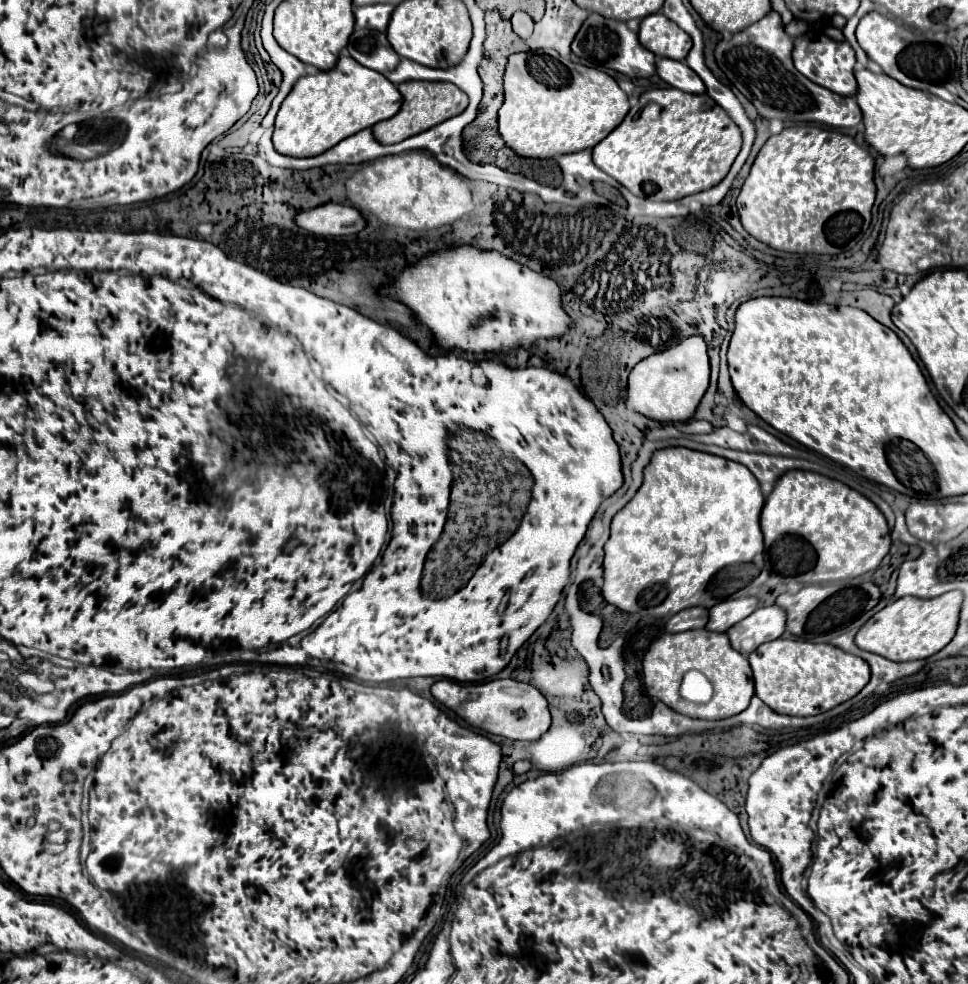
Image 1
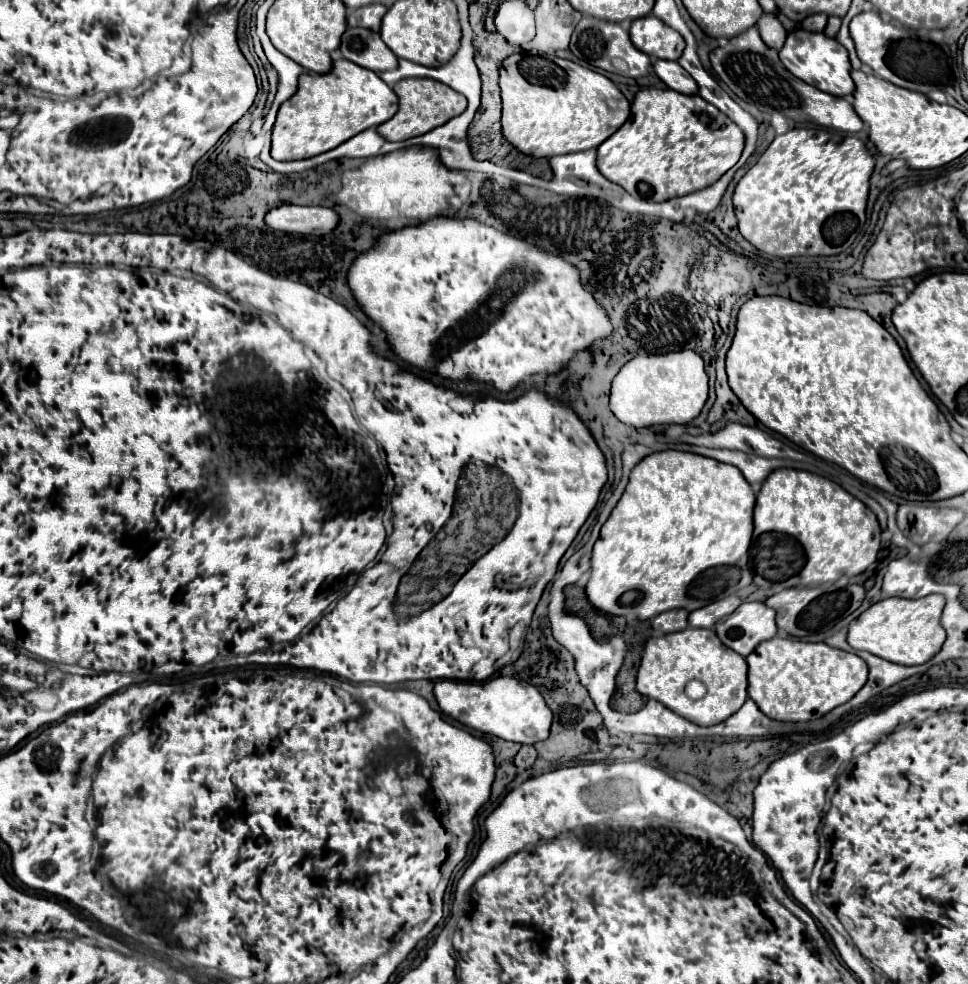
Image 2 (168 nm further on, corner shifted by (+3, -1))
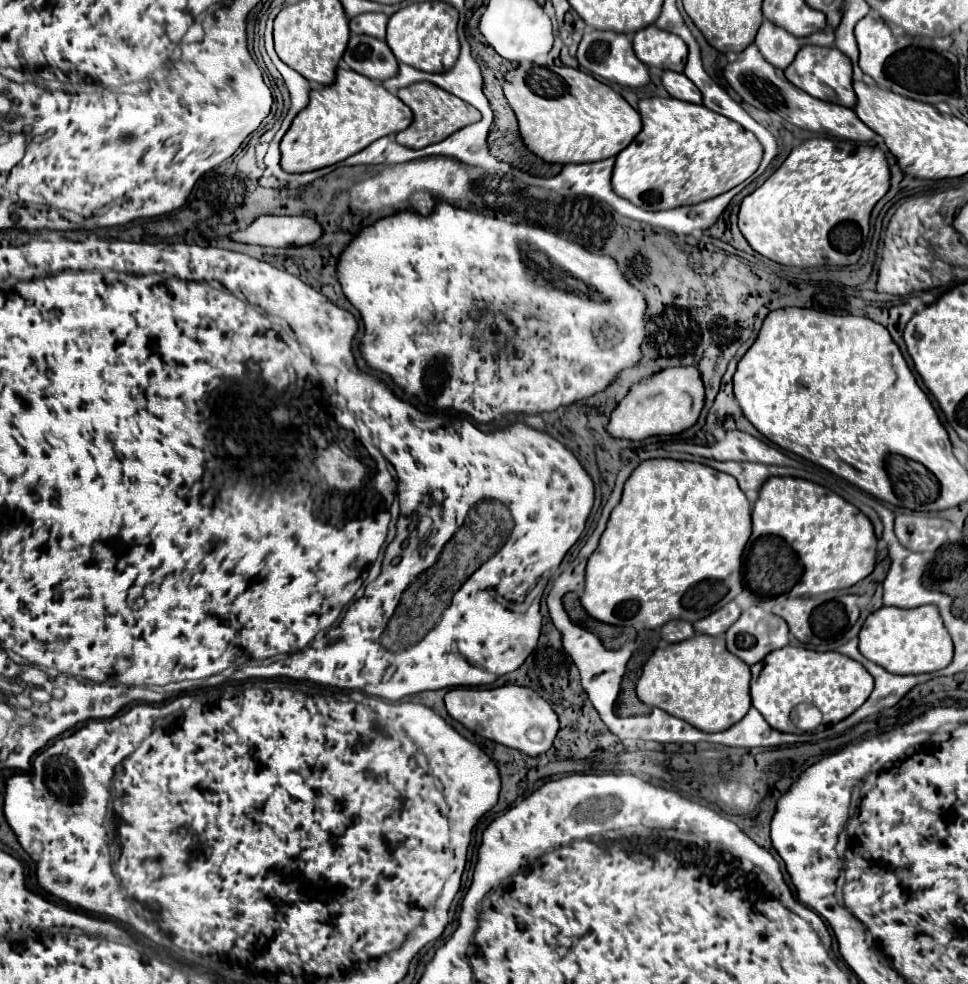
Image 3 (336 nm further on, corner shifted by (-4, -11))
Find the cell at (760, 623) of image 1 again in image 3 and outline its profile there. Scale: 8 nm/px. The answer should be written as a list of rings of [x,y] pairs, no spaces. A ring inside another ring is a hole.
[[[751,606],[741,612],[739,620],[725,632],[727,650],[753,666],[769,652],[789,644],[789,626],[783,618]]]

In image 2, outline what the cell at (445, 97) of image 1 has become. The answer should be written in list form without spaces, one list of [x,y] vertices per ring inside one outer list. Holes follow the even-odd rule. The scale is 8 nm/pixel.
[[[406,78],[394,86],[394,92],[400,98],[400,108],[388,122],[384,122],[376,128],[378,134],[390,142],[400,142],[400,140],[412,138],[412,136],[426,134],[432,128],[446,124],[450,118],[454,118],[466,110],[466,98],[462,94],[458,94],[456,90],[452,90],[450,86],[440,84],[436,80]]]

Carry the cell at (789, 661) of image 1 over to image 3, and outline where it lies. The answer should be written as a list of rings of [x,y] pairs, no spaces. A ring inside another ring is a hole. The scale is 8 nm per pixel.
[[[785,646],[779,650],[773,650],[771,654],[767,654],[761,662],[757,662],[755,666],[751,666],[751,700],[753,706],[763,714],[763,718],[769,722],[771,728],[779,730],[779,732],[795,732],[795,724],[791,722],[789,714],[791,710],[801,704],[813,704],[823,712],[823,724],[837,724],[841,720],[845,720],[847,716],[851,716],[871,694],[873,690],[873,680],[871,674],[855,660],[843,656],[836,651],[815,651],[807,650],[804,646]]]

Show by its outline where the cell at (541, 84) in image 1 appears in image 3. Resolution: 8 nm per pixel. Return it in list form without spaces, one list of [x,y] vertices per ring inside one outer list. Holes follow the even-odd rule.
[[[519,64],[505,74],[503,90],[519,120],[525,146],[551,164],[599,162],[617,156],[641,130],[635,108],[607,84],[577,68],[559,68],[559,74],[535,66]]]

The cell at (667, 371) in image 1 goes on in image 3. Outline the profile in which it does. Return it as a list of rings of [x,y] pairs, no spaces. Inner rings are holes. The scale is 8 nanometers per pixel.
[[[667,368],[659,374],[635,384],[629,394],[619,402],[613,410],[611,420],[607,424],[607,432],[613,438],[621,440],[643,440],[649,436],[663,436],[663,434],[679,434],[691,428],[701,410],[705,400],[705,388],[701,374],[695,368]]]

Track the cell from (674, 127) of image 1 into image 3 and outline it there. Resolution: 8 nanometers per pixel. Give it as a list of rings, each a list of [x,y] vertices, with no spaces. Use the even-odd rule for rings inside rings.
[[[645,98],[639,102],[643,130],[617,154],[613,170],[613,190],[643,210],[669,210],[711,200],[755,174],[763,158],[763,146],[755,134],[743,130],[733,120],[711,112],[703,104],[689,104],[675,98]]]

